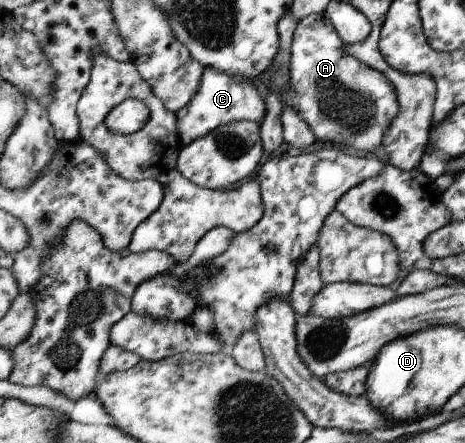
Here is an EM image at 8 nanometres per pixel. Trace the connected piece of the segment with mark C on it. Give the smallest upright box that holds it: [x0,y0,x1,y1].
[176,68,266,146]

